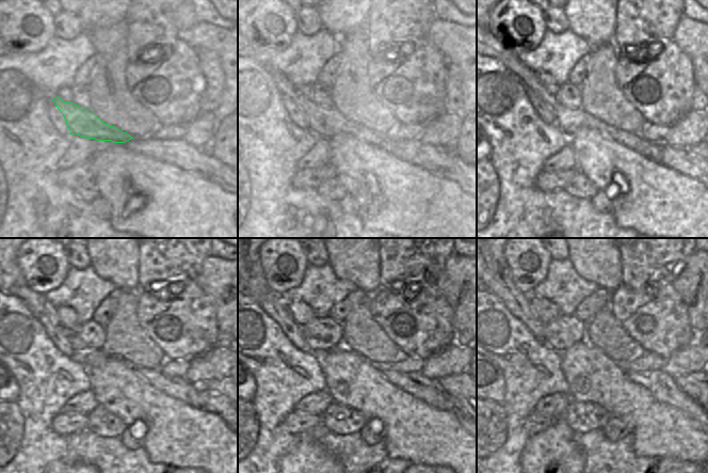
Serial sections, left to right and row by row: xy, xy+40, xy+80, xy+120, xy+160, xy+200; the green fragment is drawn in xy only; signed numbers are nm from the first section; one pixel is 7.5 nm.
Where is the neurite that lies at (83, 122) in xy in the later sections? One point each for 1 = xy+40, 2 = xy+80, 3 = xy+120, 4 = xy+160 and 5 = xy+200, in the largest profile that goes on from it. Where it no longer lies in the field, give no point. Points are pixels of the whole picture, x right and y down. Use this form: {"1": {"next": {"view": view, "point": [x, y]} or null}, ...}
{"1": {"next": {"view": "xy+40", "point": [326, 122]}}, "2": {"next": {"view": "xy+80", "point": [568, 120]}}, "3": {"next": {"view": "xy+120", "point": [36, 302]}}, "4": {"next": {"view": "xy+160", "point": [415, 383]}}, "5": {"next": {"view": "xy+200", "point": [661, 385]}}}

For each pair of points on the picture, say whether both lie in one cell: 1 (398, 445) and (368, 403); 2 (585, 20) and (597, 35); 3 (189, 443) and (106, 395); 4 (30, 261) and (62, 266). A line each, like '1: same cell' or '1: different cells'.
1: same cell
2: same cell
3: same cell
4: same cell

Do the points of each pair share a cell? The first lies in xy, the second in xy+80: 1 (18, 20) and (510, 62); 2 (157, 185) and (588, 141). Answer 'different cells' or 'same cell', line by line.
1: different cells
2: same cell

